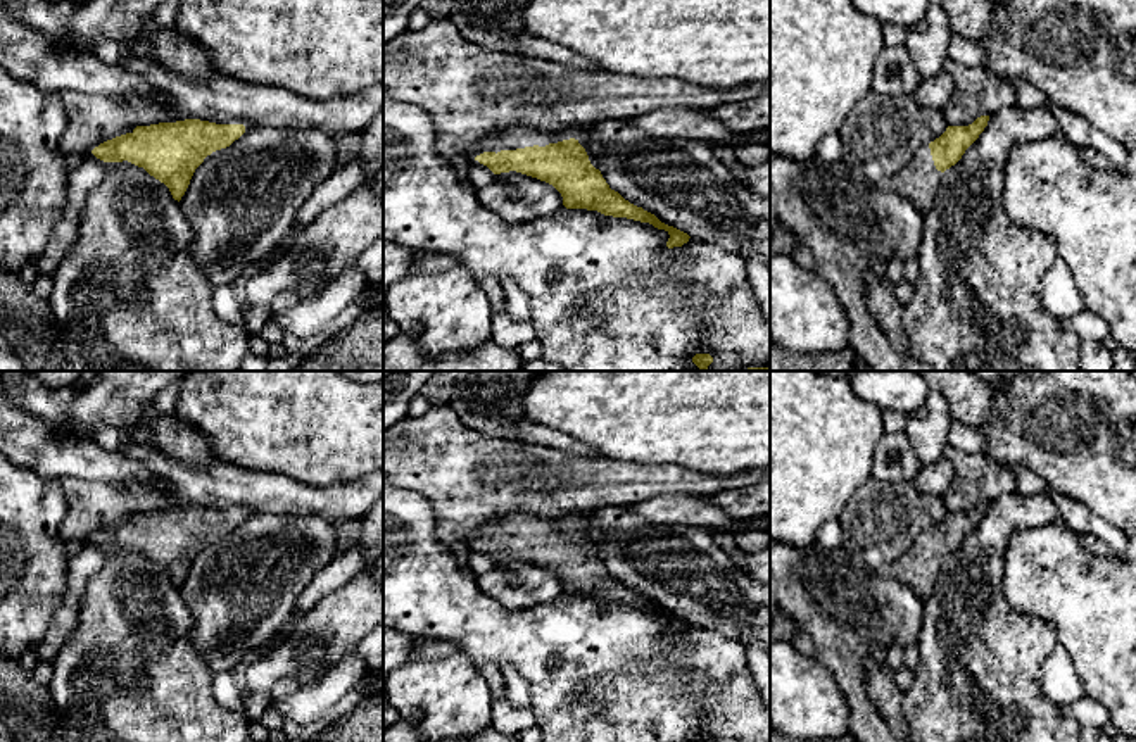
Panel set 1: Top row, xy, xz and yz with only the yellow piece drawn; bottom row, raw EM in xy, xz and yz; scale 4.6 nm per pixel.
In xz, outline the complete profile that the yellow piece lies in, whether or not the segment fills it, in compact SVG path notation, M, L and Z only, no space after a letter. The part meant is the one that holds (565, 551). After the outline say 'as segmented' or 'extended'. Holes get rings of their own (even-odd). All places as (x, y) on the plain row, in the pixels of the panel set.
M506 512L473 531L471 544L494 561L516 557L552 571L566 595L597 597L665 616L670 621L668 635L682 633L691 625L611 576L575 525L544 521L530 512Z; extended

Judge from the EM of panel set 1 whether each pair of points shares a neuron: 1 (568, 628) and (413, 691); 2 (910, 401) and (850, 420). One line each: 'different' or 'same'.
1: different
2: different

